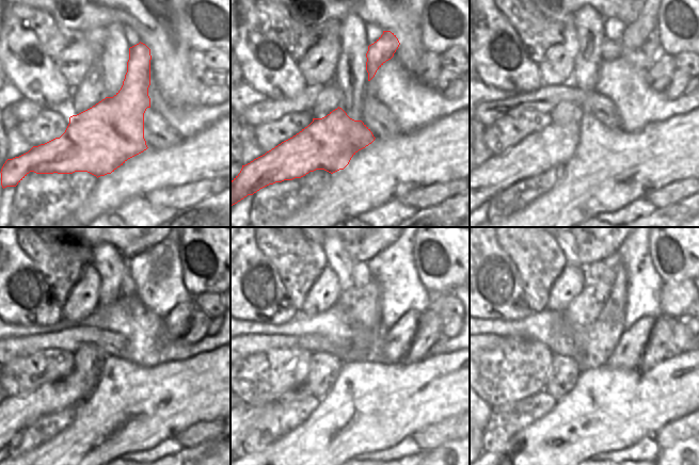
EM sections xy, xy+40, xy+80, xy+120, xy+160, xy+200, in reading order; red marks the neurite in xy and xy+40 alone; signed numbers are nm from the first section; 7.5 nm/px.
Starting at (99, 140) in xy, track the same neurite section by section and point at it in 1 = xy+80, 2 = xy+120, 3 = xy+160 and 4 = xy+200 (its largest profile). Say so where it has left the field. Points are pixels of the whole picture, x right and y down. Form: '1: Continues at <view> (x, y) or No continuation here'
1: Continues at xy+80 (553, 146)
2: Continues at xy+120 (15, 413)
3: Continues at xy+160 (252, 413)
4: Continues at xy+200 (594, 270).

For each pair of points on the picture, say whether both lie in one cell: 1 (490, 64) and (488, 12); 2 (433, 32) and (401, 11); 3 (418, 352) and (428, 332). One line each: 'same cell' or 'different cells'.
1: same cell
2: different cells
3: same cell

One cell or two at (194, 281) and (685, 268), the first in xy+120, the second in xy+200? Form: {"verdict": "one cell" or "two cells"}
{"verdict": "one cell"}

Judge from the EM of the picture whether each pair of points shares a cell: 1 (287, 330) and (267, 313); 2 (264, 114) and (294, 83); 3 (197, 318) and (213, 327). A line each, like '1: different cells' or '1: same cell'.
1: different cells
2: different cells
3: different cells

